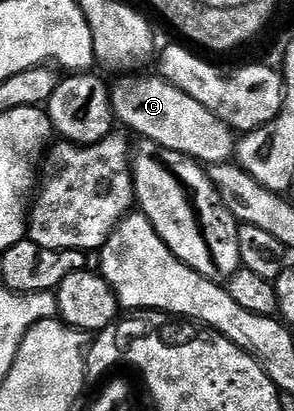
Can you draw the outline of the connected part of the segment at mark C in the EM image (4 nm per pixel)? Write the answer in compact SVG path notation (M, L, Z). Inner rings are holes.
M123 75L116 80L119 82L111 85L111 106L120 126L128 125L133 132L147 137L143 139L160 145L164 151L183 153L199 163L207 161L208 166L230 162L236 156L237 137L231 126L162 77L143 76L147 75Z

